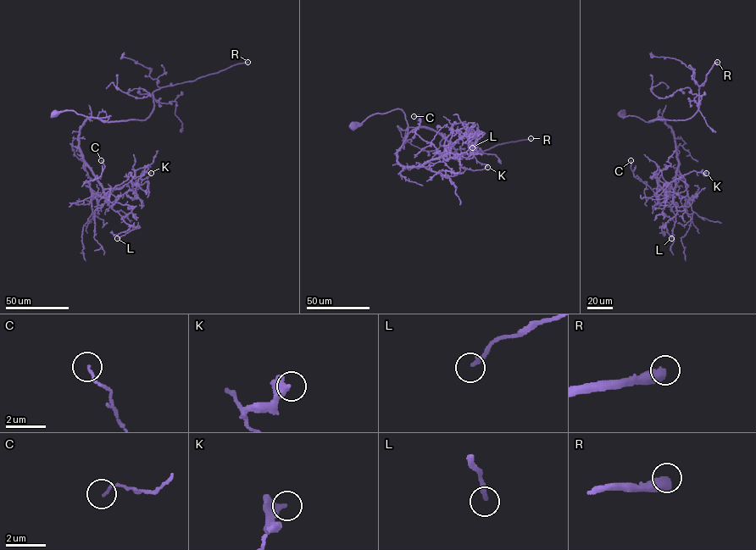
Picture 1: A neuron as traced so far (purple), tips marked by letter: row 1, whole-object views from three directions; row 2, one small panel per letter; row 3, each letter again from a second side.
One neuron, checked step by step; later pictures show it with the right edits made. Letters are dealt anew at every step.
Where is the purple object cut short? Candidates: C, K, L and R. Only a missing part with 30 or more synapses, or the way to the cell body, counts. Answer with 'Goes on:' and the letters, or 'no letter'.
Goes on: R

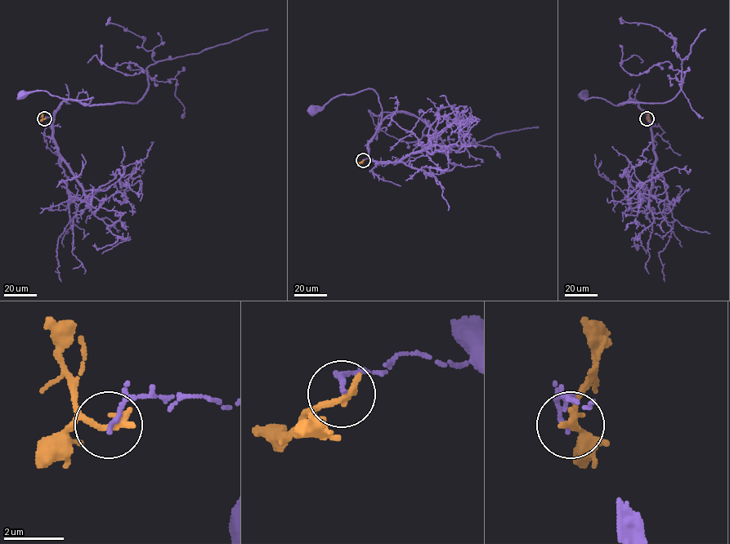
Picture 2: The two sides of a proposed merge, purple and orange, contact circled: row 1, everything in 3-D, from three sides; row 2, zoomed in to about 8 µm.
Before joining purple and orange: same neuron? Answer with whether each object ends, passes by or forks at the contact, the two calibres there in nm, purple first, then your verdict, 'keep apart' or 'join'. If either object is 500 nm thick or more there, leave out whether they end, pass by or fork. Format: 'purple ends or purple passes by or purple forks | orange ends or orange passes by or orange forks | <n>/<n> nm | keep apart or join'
purple ends | orange passes by | 140/220 nm | keep apart

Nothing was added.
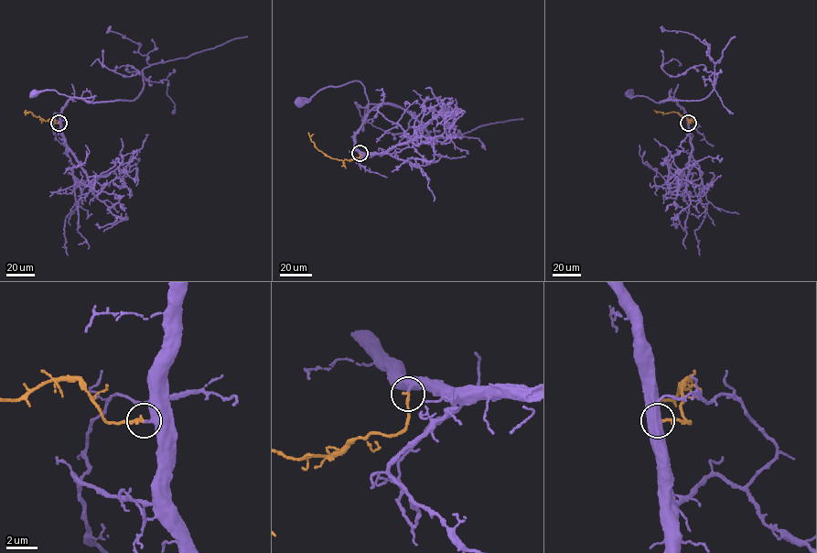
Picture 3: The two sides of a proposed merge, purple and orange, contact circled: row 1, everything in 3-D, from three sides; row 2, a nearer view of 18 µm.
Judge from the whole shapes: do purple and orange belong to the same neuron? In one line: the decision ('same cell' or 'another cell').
same cell

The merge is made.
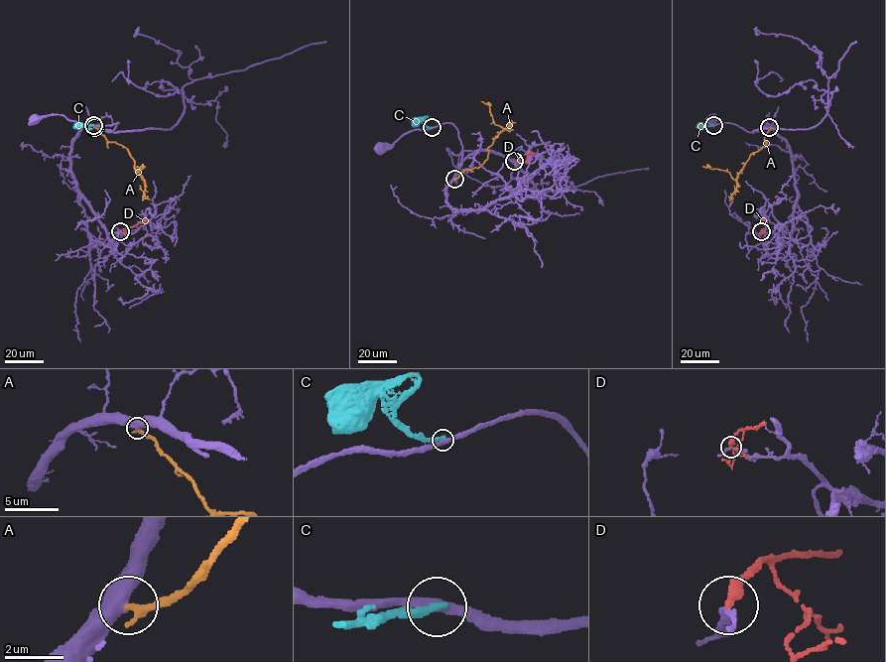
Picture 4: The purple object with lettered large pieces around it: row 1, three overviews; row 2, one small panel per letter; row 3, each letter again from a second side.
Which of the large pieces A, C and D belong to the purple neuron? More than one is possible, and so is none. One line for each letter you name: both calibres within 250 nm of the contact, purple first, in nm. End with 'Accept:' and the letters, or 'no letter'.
A: 500 nm thick on the purple side, 280 nm on the other
Accept: A

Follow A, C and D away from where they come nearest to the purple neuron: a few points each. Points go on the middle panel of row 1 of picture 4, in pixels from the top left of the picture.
A: (454, 179), (479, 167), (495, 137), (504, 129), (494, 124), (489, 104), (481, 101)
C: (432, 127), (421, 120), (411, 124)
D: (514, 161), (527, 163), (528, 154), (533, 154)

